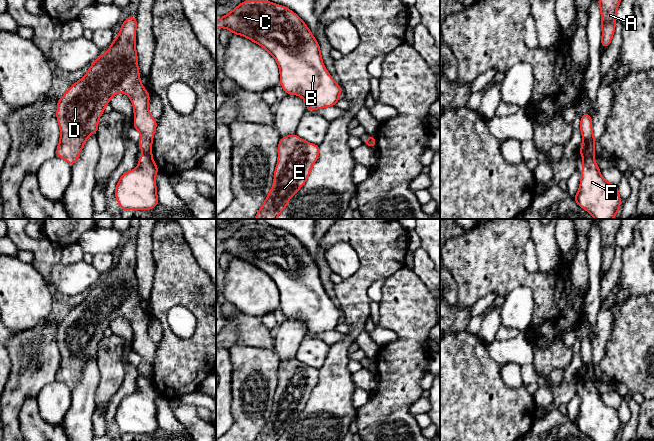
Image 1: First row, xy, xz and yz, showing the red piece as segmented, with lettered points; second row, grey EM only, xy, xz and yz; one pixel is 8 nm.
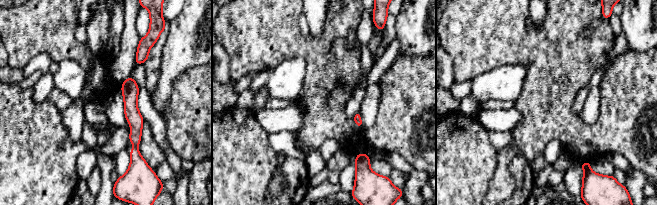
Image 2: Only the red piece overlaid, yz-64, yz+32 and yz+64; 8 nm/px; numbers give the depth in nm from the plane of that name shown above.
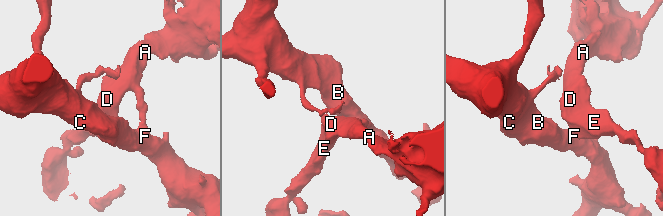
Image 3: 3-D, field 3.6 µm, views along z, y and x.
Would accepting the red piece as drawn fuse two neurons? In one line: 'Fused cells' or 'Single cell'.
Fused cells

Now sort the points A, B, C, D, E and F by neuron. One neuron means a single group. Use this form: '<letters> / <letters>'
A D E / B C F

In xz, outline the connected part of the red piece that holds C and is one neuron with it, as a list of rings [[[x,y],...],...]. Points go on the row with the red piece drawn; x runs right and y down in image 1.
[[[247,0],[216,21],[216,29],[229,29],[266,49],[280,69],[286,94],[301,96],[306,109],[335,106],[342,88],[326,70],[320,45],[304,21],[282,5]]]

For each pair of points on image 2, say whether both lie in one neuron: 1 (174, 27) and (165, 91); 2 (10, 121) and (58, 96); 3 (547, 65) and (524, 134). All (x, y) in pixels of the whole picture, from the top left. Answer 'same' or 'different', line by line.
1: same
2: different
3: same

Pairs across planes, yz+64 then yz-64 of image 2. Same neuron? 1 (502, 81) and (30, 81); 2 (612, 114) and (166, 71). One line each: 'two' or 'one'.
1: two
2: two

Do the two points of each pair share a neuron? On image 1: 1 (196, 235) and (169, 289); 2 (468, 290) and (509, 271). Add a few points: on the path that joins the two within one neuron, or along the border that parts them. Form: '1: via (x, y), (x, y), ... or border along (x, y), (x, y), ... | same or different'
1: border along (181, 229), (194, 259), (202, 268) | different
2: via (478, 280), (487, 271), (499, 271) | same

